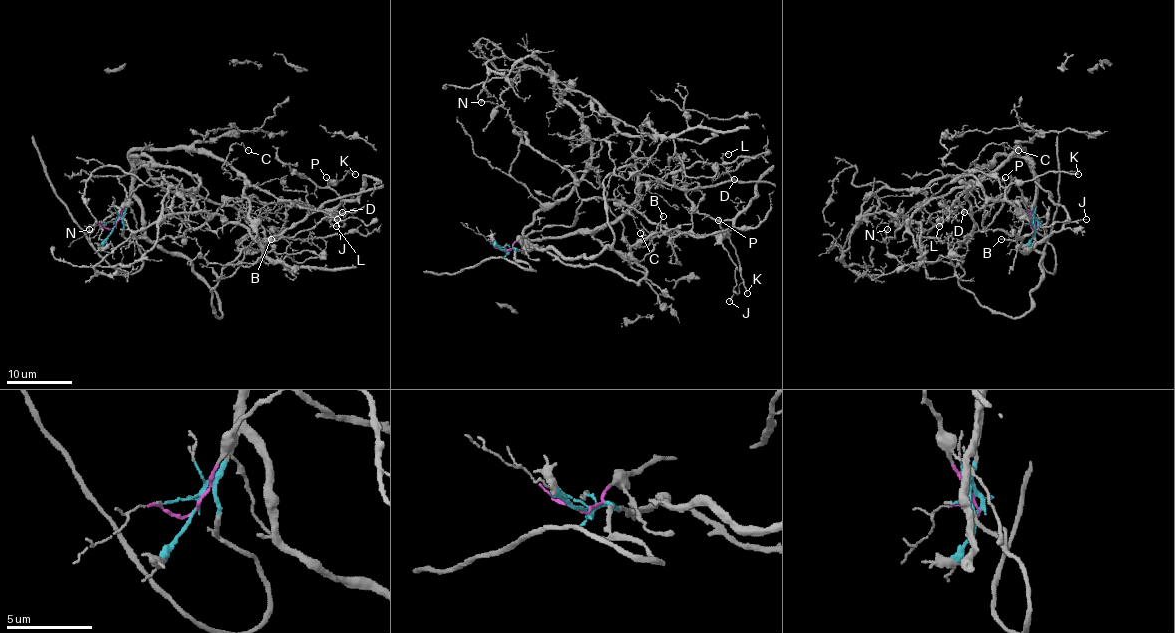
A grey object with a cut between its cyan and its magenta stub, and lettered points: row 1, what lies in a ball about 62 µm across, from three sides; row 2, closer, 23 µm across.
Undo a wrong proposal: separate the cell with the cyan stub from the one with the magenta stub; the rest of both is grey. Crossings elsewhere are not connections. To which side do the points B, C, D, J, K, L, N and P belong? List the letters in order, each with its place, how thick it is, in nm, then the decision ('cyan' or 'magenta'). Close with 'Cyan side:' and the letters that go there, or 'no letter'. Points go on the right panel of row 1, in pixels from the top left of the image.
B: place (1001, 239); calibre 120 nm; cyan
C: place (1018, 150); calibre 90 nm; cyan
D: place (964, 212); calibre 160 nm; cyan
J: place (1086, 219); calibre 100 nm; magenta
K: place (1078, 174); calibre 160 nm; magenta
L: place (939, 226); calibre 130 nm; cyan
N: place (887, 229); calibre 170 nm; cyan
P: place (1005, 177); calibre 130 nm; magenta
Cyan side: B, C, D, L, N

